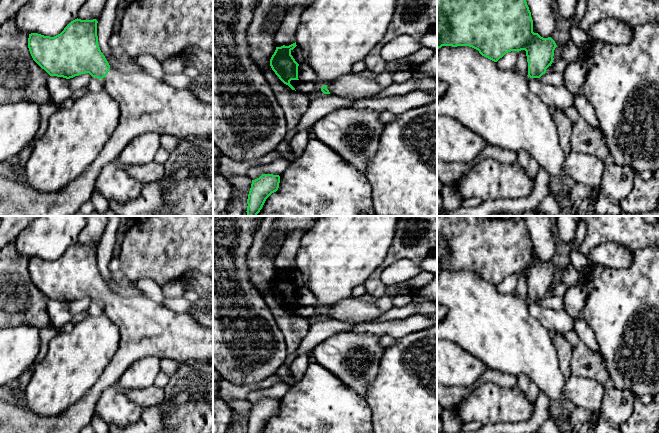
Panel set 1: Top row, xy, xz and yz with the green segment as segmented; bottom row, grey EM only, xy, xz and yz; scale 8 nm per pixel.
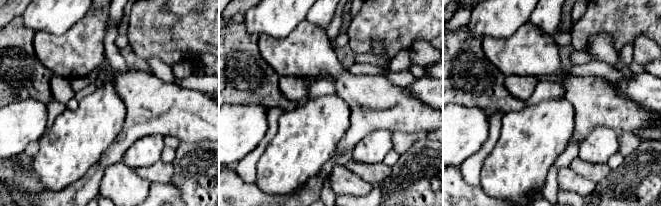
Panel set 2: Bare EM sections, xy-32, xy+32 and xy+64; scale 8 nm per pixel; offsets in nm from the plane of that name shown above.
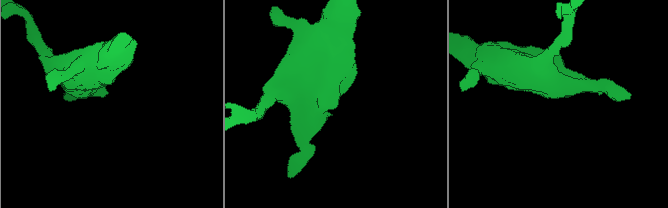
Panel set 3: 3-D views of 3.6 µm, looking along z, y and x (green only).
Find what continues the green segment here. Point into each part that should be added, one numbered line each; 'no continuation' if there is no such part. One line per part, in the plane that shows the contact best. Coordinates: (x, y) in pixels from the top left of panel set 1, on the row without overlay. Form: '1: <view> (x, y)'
1: xy (147, 329)

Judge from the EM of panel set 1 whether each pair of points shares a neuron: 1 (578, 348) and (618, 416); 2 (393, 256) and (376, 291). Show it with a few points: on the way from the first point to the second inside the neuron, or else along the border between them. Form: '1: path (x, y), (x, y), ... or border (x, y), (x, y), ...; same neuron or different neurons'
1: path (591, 365), (604, 378), (614, 399); same neuron
2: path (384, 265), (376, 273), (376, 282); same neuron

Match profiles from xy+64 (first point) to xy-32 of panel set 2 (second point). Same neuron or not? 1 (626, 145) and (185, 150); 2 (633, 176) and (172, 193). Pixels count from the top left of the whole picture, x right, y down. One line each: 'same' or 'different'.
1: different
2: different

